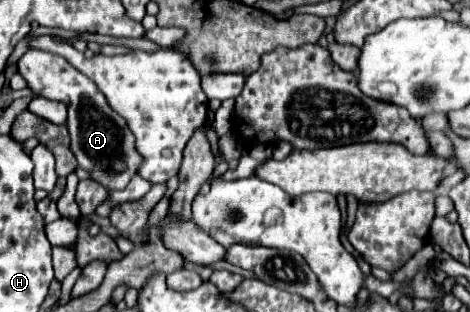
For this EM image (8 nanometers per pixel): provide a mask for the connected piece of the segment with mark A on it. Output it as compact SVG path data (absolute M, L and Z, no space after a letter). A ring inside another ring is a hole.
M28 50L18 62L18 72L36 96L64 102L68 106L66 128L70 134L70 150L76 156L78 166L90 172L90 180L102 184L106 190L124 190L138 174L144 158L136 150L136 138L126 120L110 108L96 84L82 76L82 72L78 72L66 58L42 50Z

